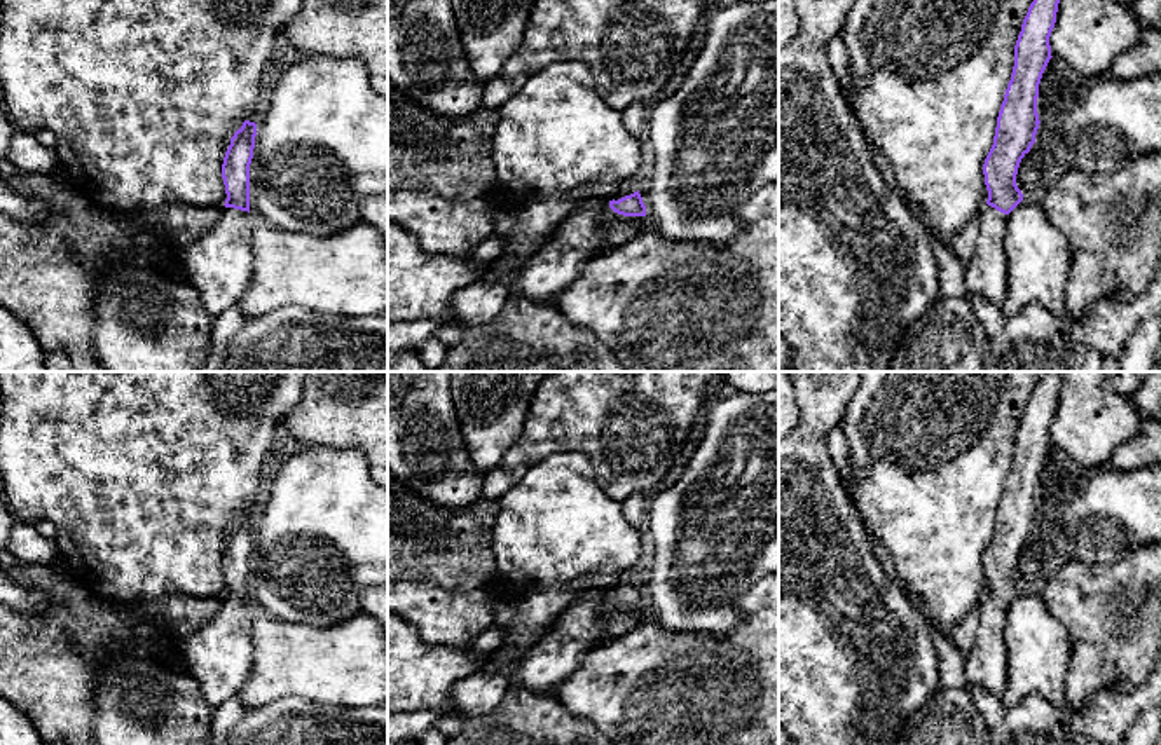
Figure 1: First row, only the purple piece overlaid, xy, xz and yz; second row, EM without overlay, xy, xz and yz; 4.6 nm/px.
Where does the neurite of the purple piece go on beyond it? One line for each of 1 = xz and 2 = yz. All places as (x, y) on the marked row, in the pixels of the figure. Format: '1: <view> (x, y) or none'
1: xz (629, 189)
2: yz (987, 271)

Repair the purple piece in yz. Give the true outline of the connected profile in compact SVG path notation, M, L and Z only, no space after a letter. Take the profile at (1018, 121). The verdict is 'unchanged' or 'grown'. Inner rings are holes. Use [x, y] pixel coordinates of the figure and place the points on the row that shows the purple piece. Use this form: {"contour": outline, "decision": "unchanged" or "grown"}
{"contour": "M1034 0L1014 45L1014 66L997 117L993 145L983 174L988 199L979 216L978 244L965 267L965 290L997 307L1007 295L1007 256L1004 234L1007 215L1023 201L1016 185L1021 159L1035 143L1039 129L1037 98L1049 63L1049 37L1060 0Z", "decision": "grown"}

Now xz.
{"contour": "M632 183L620 187L618 194L609 201L609 208L623 216L646 216L639 188Z", "decision": "grown"}

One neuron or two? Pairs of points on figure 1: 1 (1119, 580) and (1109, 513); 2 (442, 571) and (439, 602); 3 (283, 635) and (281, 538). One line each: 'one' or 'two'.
1: two
2: two
3: two

